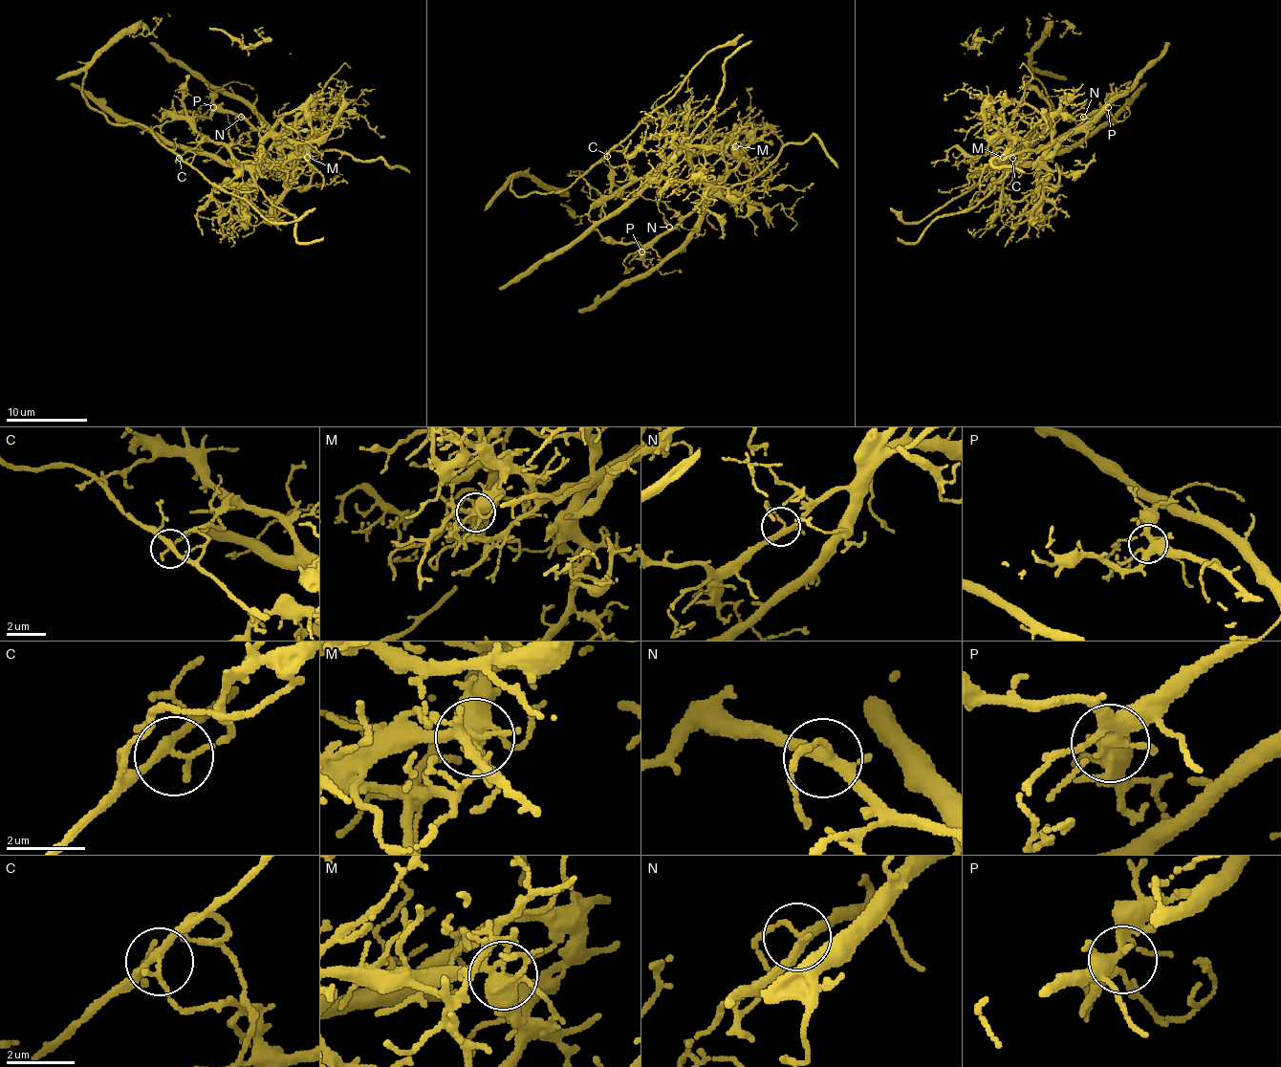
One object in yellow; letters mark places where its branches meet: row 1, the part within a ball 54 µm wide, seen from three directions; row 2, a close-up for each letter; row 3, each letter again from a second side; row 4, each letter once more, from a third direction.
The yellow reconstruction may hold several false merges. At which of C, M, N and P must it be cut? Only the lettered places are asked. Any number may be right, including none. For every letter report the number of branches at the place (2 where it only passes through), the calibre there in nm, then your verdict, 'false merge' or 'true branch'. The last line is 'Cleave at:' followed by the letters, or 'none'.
C: 3 branches meet; 190 nm thick; false merge
M: 7 branches meet; 380 nm thick; false merge
N: 4 branches meet; 240 nm thick; true branch
P: 6 branches meet; 360 nm thick; true branch
Cleave at: C, M

